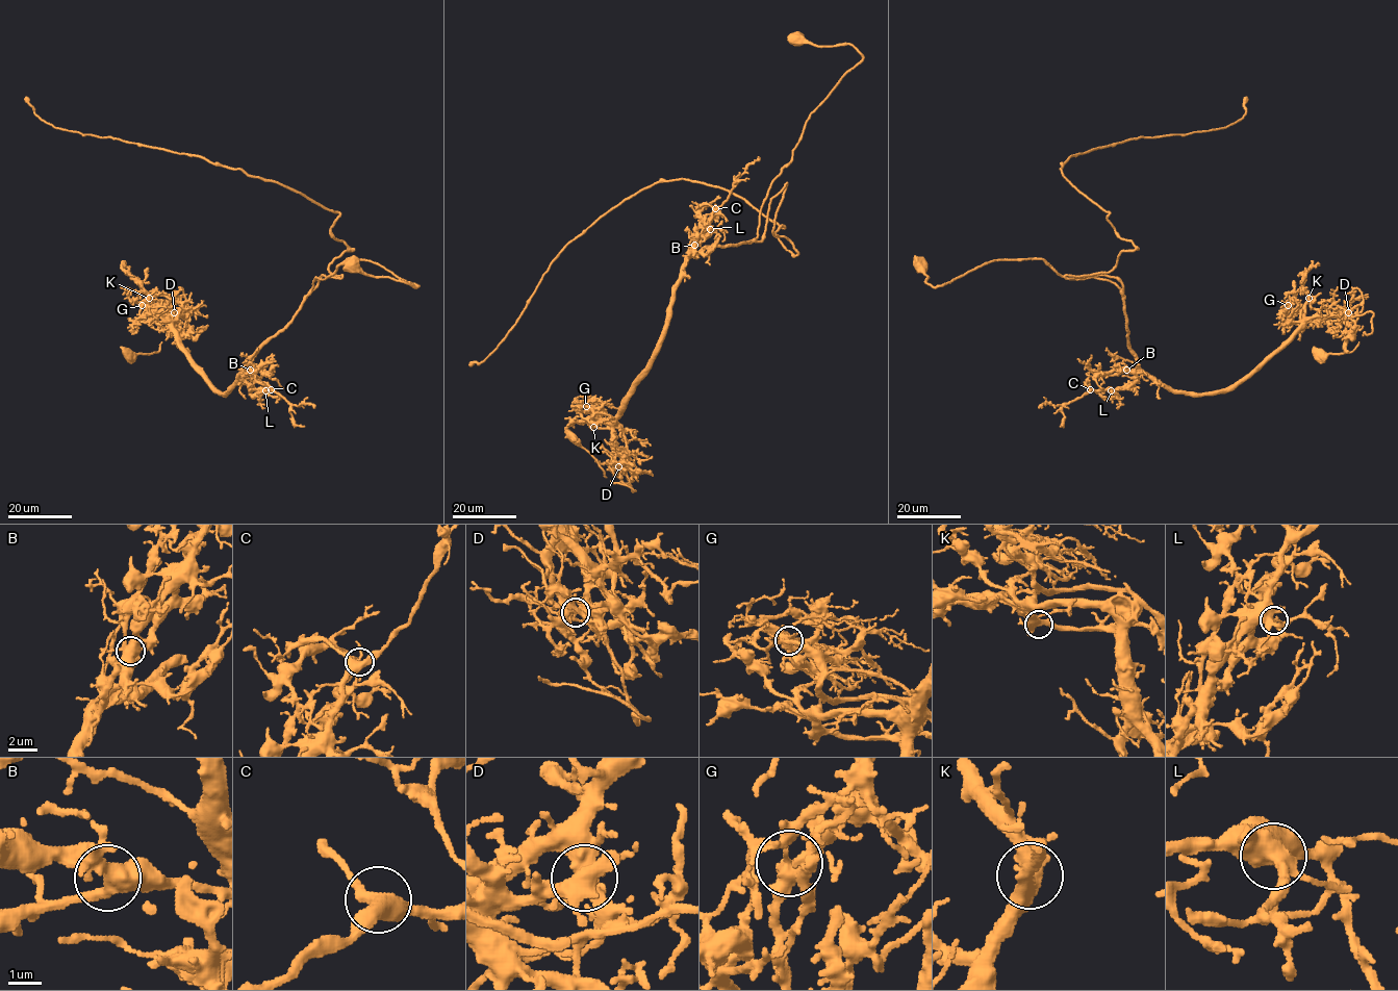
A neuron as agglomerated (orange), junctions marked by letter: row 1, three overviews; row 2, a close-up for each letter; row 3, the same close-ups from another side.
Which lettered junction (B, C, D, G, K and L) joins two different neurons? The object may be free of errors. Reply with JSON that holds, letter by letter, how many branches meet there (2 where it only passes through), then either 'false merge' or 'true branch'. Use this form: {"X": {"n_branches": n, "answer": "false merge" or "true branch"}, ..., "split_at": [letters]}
{"B": {"n_branches": 4, "answer": "true branch"}, "C": {"n_branches": 3, "answer": "true branch"}, "D": {"n_branches": 4, "answer": "true branch"}, "G": {"n_branches": 4, "answer": "false merge"}, "K": {"n_branches": 5, "answer": "true branch"}, "L": {"n_branches": 4, "answer": "true branch"}, "split_at": ["G"]}

